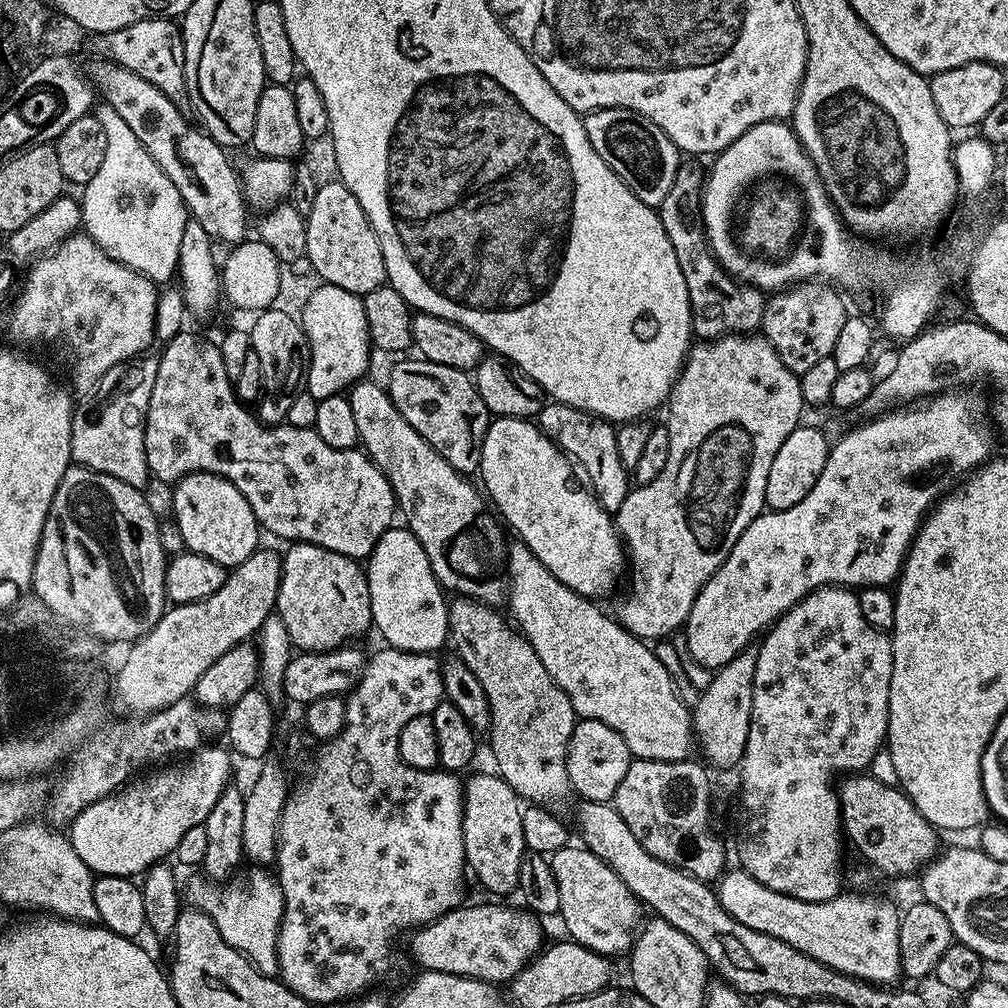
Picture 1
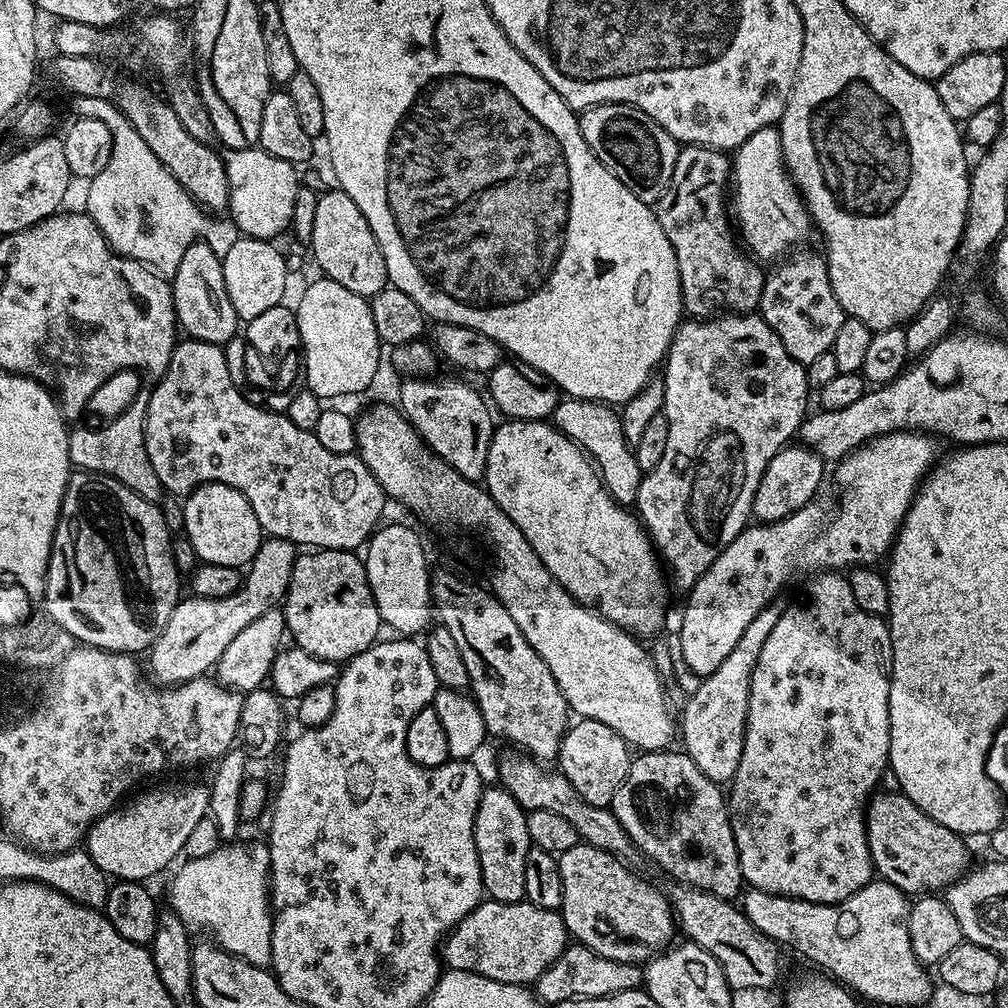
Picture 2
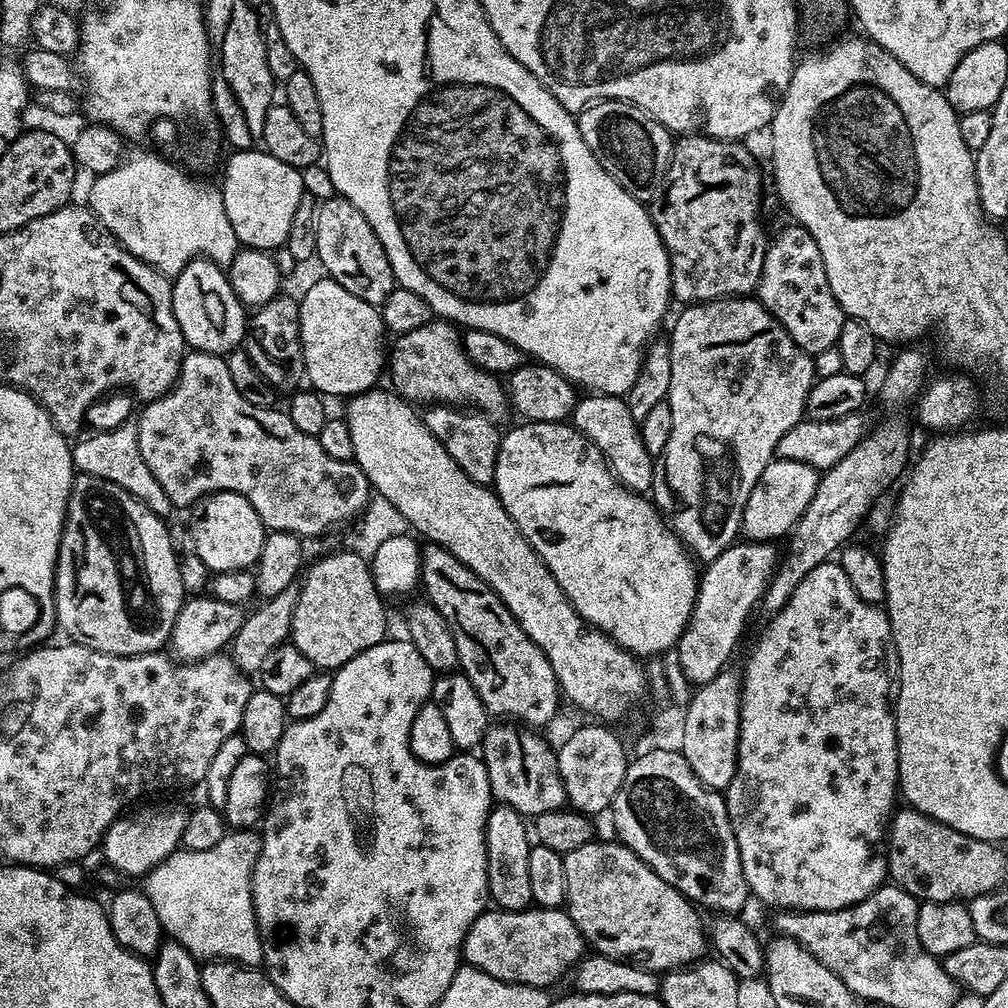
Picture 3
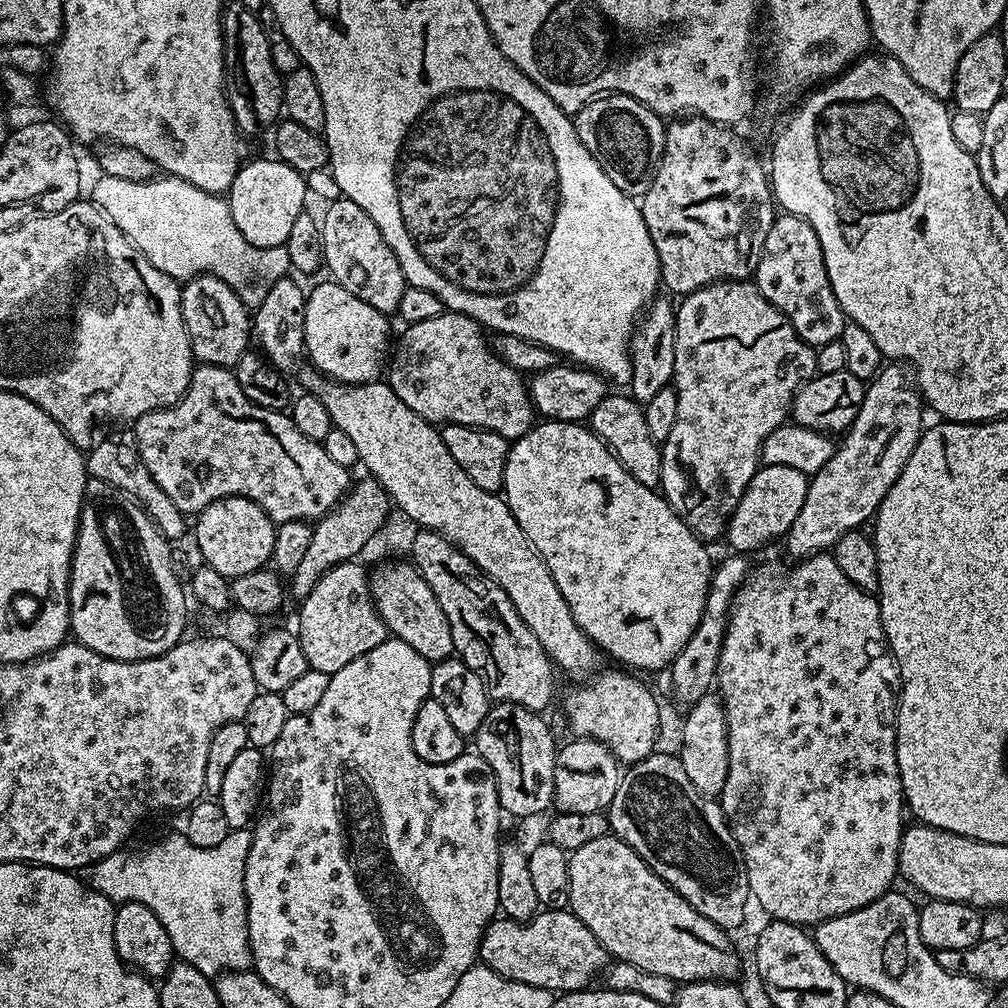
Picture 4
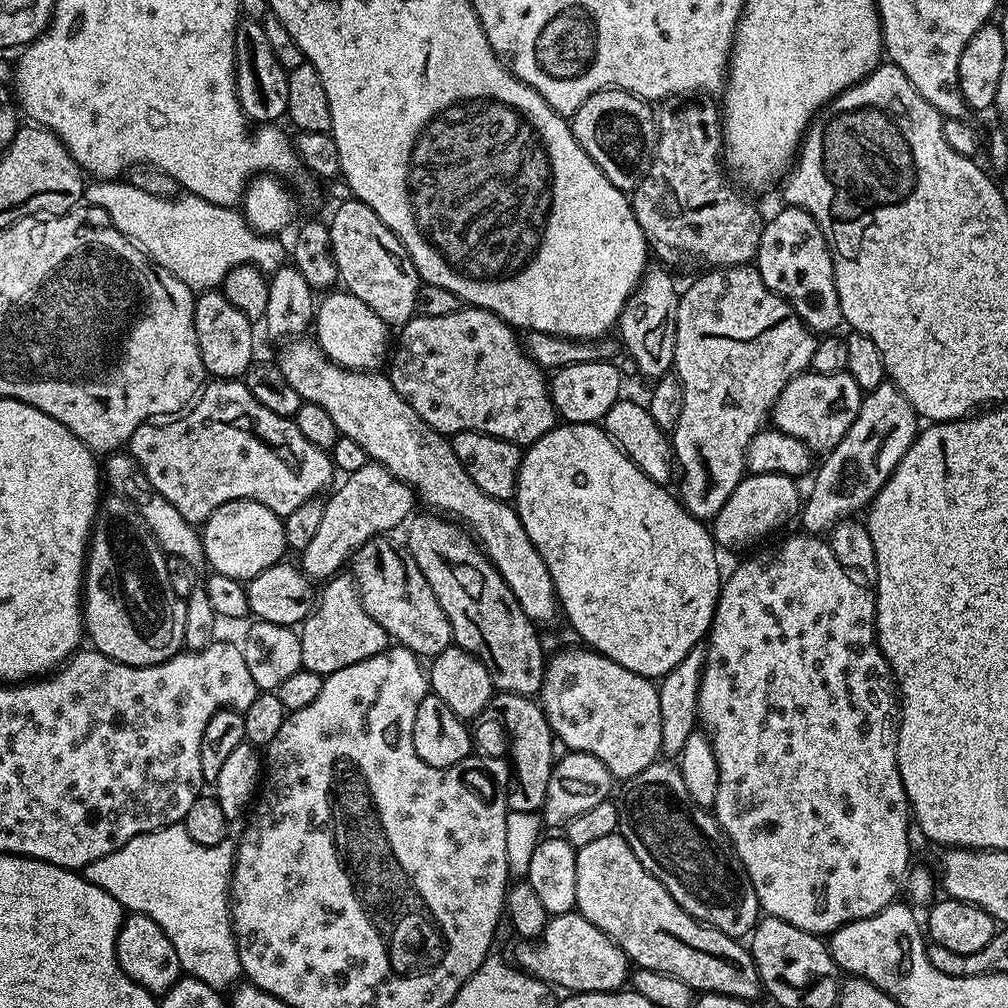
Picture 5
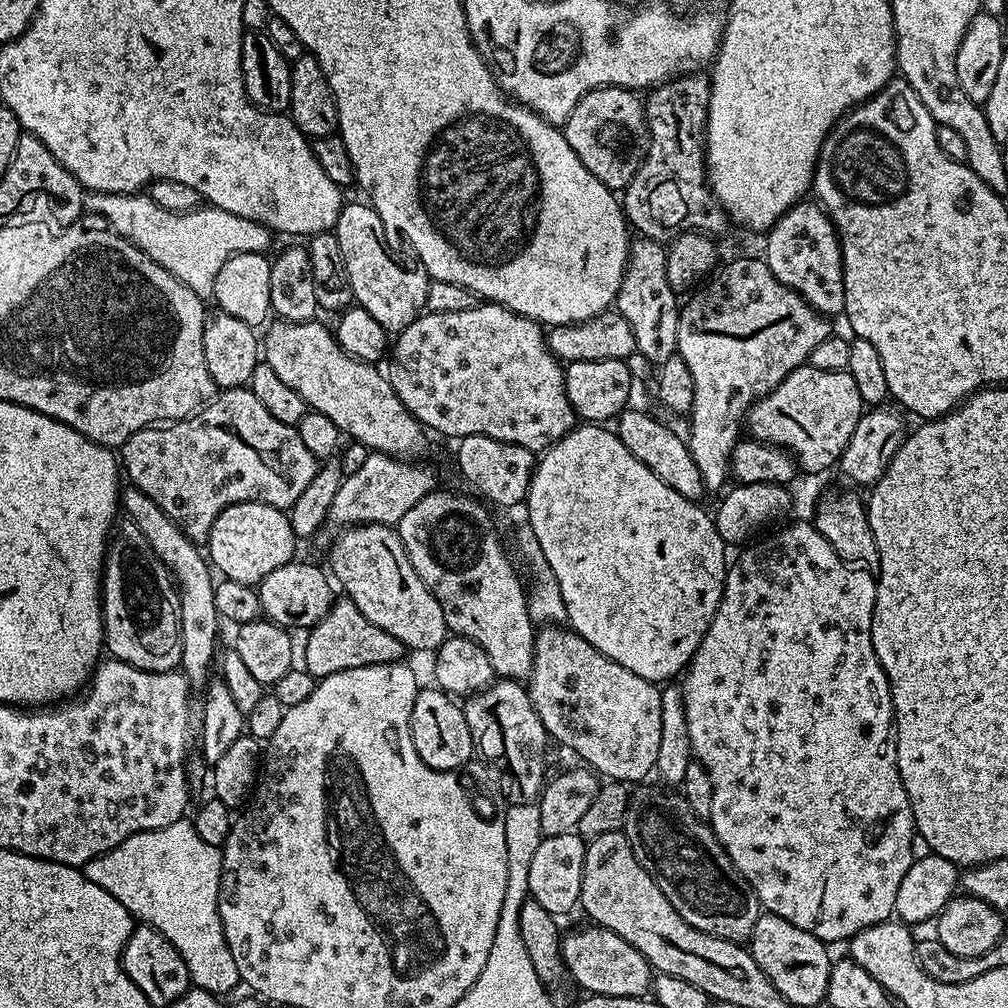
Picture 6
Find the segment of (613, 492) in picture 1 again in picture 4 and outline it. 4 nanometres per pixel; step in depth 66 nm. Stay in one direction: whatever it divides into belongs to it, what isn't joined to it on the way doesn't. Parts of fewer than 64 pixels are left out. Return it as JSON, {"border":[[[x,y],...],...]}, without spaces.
{"border":[[[631,395],[604,396],[602,402],[594,406],[590,427],[635,480],[642,482],[642,486],[647,488],[659,489],[662,470],[661,445],[654,438],[650,438],[650,430],[646,430],[646,414],[643,407],[633,400]]]}

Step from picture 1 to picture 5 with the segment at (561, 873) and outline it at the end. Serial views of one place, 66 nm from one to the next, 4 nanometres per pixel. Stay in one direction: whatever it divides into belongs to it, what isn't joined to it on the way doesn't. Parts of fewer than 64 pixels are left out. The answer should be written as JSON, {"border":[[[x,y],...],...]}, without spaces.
{"border":[[[613,834],[606,838],[597,838],[596,841],[576,849],[576,865],[578,886],[575,911],[594,922],[598,930],[606,933],[627,954],[629,961],[636,968],[649,968],[664,976],[678,978],[700,994],[717,992],[749,1002],[755,1002],[762,996],[760,975],[755,962],[752,961],[751,951],[745,945],[743,948],[740,945],[743,943],[737,937],[722,934],[686,914],[686,910],[682,910],[682,906],[678,906],[678,902],[670,898],[666,886],[662,886],[662,882],[658,882],[658,878],[654,878],[654,874],[650,874],[646,866],[642,866],[642,862],[638,862],[634,850],[630,850],[623,836]]]}

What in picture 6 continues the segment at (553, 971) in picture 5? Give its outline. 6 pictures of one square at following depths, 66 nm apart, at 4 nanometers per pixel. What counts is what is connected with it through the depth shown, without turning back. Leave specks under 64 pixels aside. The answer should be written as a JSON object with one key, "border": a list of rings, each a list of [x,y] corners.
{"border":[[[588,926],[563,937],[560,952],[564,955],[567,975],[576,979],[585,993],[593,996],[639,996],[647,997],[650,992],[650,965],[647,958],[630,942],[608,928]]]}

